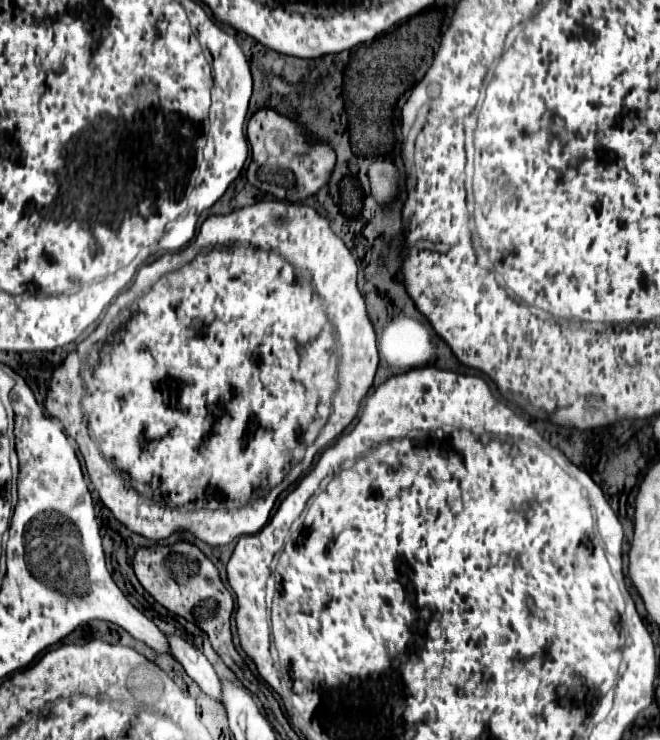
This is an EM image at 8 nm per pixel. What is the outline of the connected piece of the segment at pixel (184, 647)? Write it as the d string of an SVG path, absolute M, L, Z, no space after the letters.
M165 634L171 654L173 658L185 668L185 672L197 682L197 686L211 696L213 700L221 702L221 692L219 692L219 678L211 666L211 662L205 658L205 654L193 646L191 642L187 642L183 636L179 634Z

